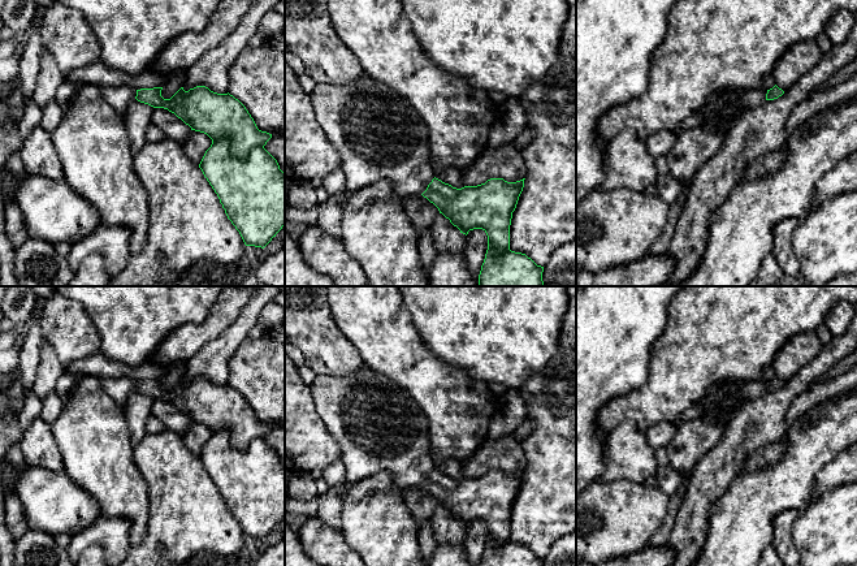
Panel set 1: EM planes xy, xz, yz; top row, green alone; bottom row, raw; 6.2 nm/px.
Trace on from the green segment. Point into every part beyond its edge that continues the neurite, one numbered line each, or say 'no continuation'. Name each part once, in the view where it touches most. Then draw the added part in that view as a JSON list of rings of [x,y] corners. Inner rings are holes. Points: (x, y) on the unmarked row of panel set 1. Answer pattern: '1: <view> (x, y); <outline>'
1: xz (380, 428); [[[368,367],[362,376],[316,375],[311,385],[315,409],[341,448],[347,483],[390,472],[403,489],[421,487],[436,468],[430,455],[429,424],[406,389]]]

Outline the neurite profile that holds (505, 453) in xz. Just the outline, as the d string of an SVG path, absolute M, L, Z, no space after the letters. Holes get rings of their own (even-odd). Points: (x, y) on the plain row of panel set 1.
M507 435L495 441L489 441L486 437L462 466L466 478L477 478L490 470L520 472L525 470L527 459L520 440L515 435Z

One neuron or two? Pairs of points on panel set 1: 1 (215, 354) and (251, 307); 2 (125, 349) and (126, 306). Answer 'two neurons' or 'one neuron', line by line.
1: one neuron
2: one neuron

